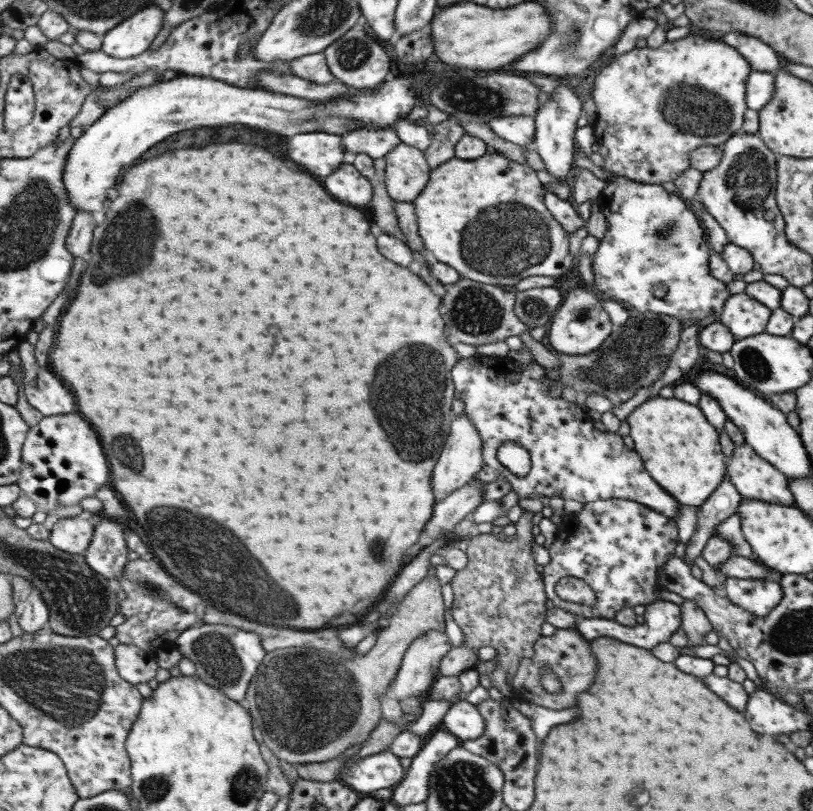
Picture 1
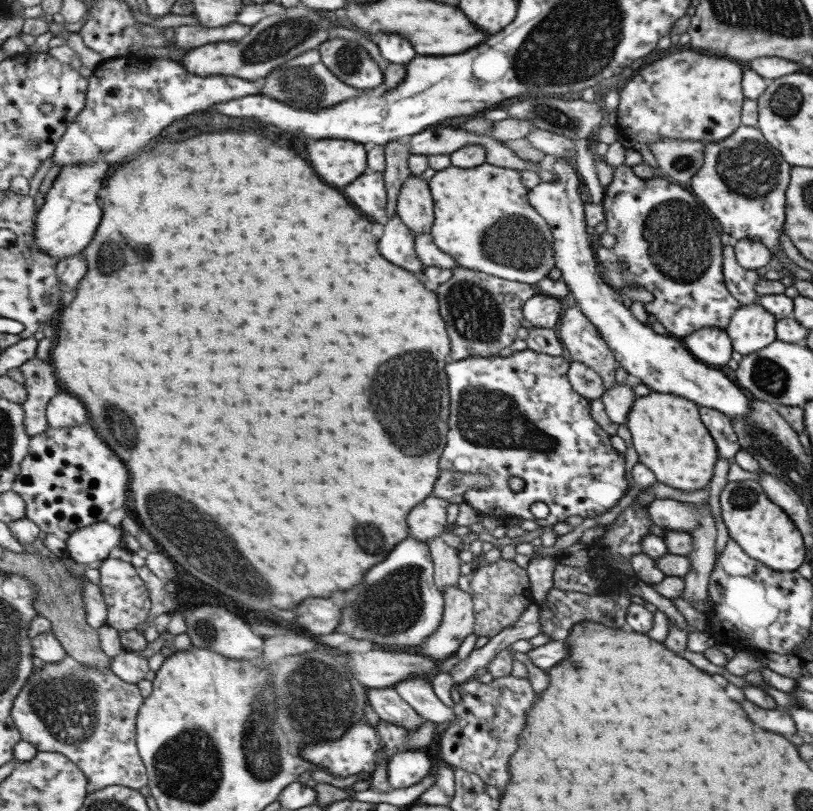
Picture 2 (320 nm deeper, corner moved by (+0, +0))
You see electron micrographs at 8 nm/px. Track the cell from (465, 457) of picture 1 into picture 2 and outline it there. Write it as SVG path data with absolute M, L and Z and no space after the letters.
M430 496L417 508L413 508L413 514L409 516L409 537L425 541L444 532L448 527L447 506L449 503L448 500Z

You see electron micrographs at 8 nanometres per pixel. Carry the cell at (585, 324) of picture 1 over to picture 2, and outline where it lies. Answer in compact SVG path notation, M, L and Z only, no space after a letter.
M576 304L564 308L561 315L557 336L569 358L594 370L603 381L603 389L611 389L619 366L607 343Z

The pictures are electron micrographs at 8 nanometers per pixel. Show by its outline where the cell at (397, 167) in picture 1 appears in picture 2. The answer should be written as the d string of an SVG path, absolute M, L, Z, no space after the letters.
M412 174L398 198L398 215L417 234L429 234L436 219L436 204L427 180Z

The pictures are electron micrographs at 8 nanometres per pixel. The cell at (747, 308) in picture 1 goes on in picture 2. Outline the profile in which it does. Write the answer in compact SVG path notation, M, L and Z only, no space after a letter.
M757 302L741 304L731 315L724 331L732 344L732 350L747 356L776 339L775 323L774 316Z

